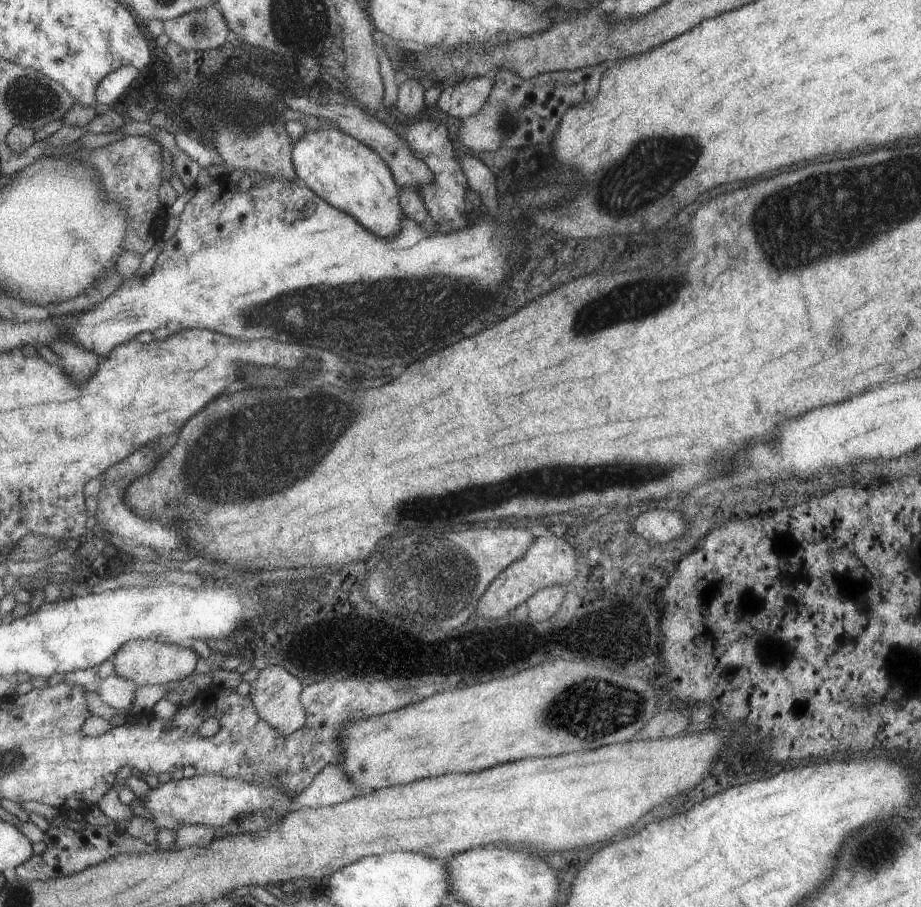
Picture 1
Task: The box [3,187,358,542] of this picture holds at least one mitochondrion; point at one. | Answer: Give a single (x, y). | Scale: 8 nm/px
(281, 443)

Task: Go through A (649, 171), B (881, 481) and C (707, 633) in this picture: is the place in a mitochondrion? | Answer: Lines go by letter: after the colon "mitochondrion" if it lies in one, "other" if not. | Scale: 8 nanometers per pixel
A: mitochondrion
B: other
C: other

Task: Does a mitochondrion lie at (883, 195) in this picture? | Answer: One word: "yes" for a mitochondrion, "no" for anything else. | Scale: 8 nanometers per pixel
yes

